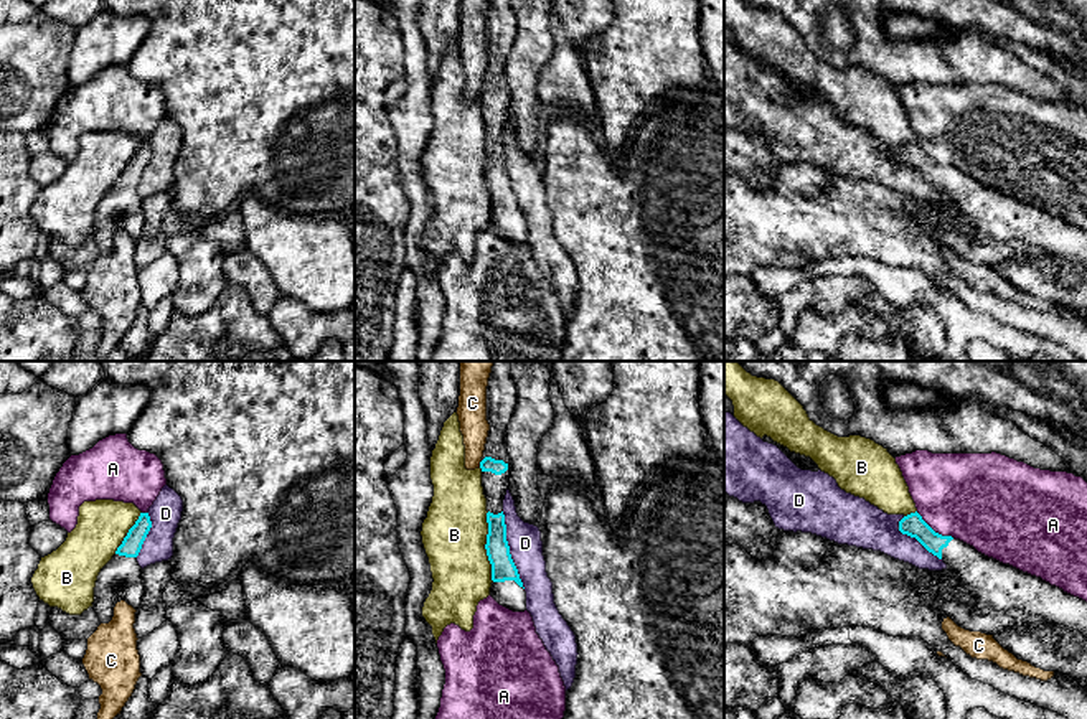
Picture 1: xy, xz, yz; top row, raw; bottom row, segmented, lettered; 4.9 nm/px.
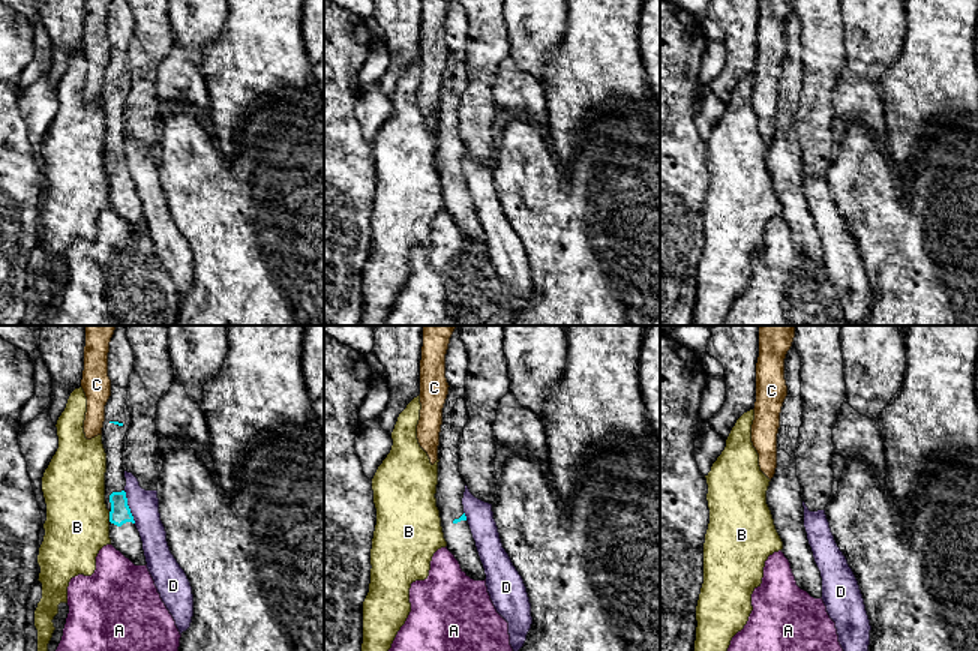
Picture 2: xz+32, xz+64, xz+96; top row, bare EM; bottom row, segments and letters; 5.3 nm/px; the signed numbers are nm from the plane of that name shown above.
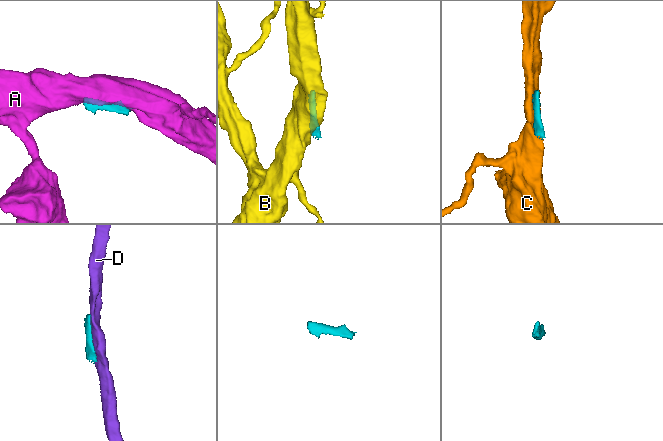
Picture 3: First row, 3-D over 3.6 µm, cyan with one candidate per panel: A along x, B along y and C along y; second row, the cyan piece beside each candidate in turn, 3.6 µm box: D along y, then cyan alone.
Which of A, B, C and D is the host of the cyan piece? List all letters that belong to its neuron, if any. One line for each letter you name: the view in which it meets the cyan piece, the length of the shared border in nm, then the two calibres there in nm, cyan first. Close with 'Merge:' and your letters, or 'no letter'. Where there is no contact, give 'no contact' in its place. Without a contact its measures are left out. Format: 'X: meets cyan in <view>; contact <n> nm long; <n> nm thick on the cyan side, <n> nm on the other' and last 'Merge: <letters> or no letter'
Merge: no letter

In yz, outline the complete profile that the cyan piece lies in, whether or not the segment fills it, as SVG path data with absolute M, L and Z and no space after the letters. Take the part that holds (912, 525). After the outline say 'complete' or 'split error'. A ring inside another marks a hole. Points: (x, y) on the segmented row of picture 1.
M915 511L899 521L899 531L915 538L947 567L932 571L957 579L975 599L975 607L943 602L942 597L917 587L922 607L943 612L962 628L991 635L998 627L1026 627L1034 622L1066 625L1087 637L1087 602L1041 577L978 552L973 546L935 533Z; split error

